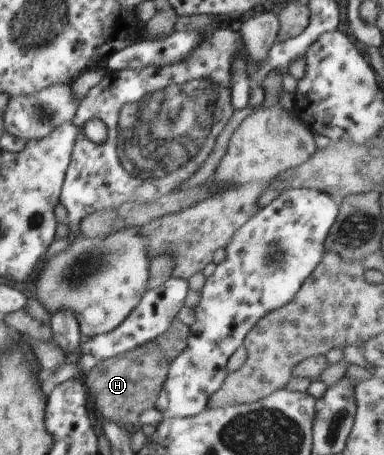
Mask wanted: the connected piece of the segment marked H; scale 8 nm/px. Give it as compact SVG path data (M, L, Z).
M178 317L173 324L156 340L141 345L122 356L109 357L88 373L88 385L96 401L96 408L106 419L114 419L129 428L138 428L142 413L150 413L161 396L162 388L170 377L170 366L189 347L191 326Z

